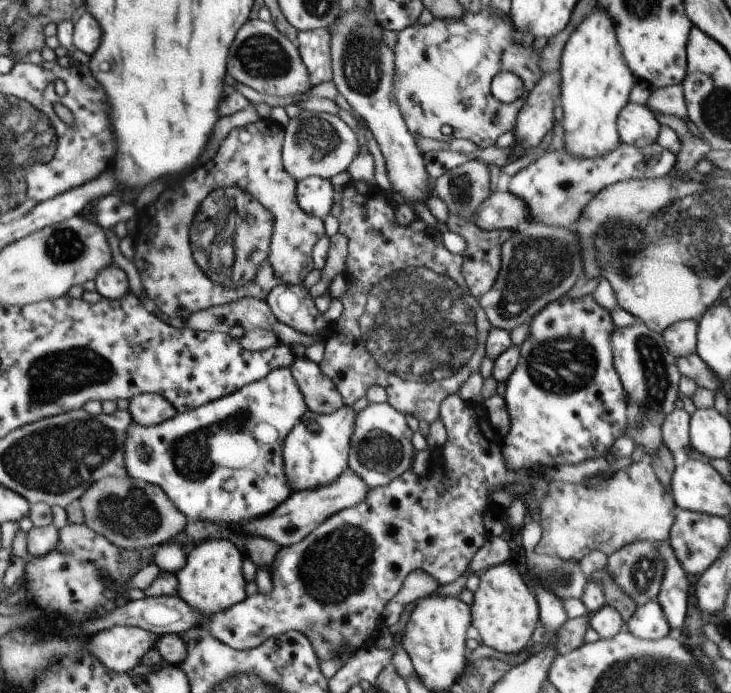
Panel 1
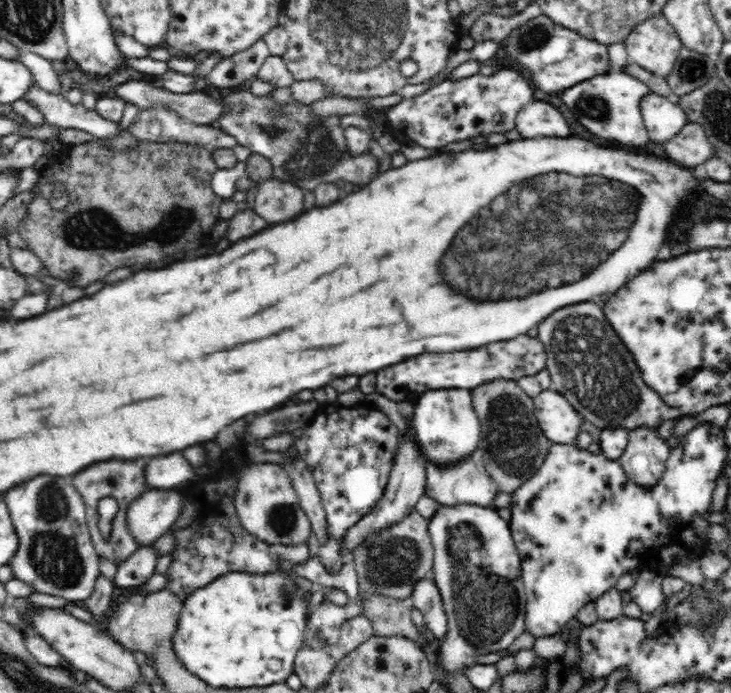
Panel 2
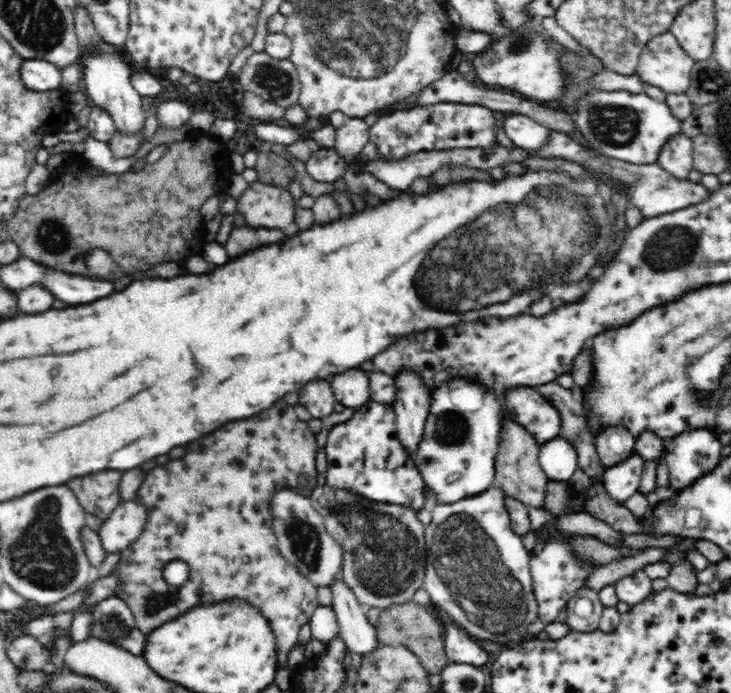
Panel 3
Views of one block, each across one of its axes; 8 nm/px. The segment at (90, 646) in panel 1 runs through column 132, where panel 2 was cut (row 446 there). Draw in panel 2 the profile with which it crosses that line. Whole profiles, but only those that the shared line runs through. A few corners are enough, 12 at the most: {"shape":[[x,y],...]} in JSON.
{"shape":[[657,427],[629,431],[619,459],[630,481],[655,486],[670,451]]}

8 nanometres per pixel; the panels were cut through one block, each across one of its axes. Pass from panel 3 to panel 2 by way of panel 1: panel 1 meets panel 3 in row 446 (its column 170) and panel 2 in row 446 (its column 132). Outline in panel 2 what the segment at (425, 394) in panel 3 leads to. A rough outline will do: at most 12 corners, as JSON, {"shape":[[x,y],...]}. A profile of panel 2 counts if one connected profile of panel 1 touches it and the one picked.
{"shape":[[403,435],[378,504],[348,528],[342,554],[415,511],[425,458]]}

